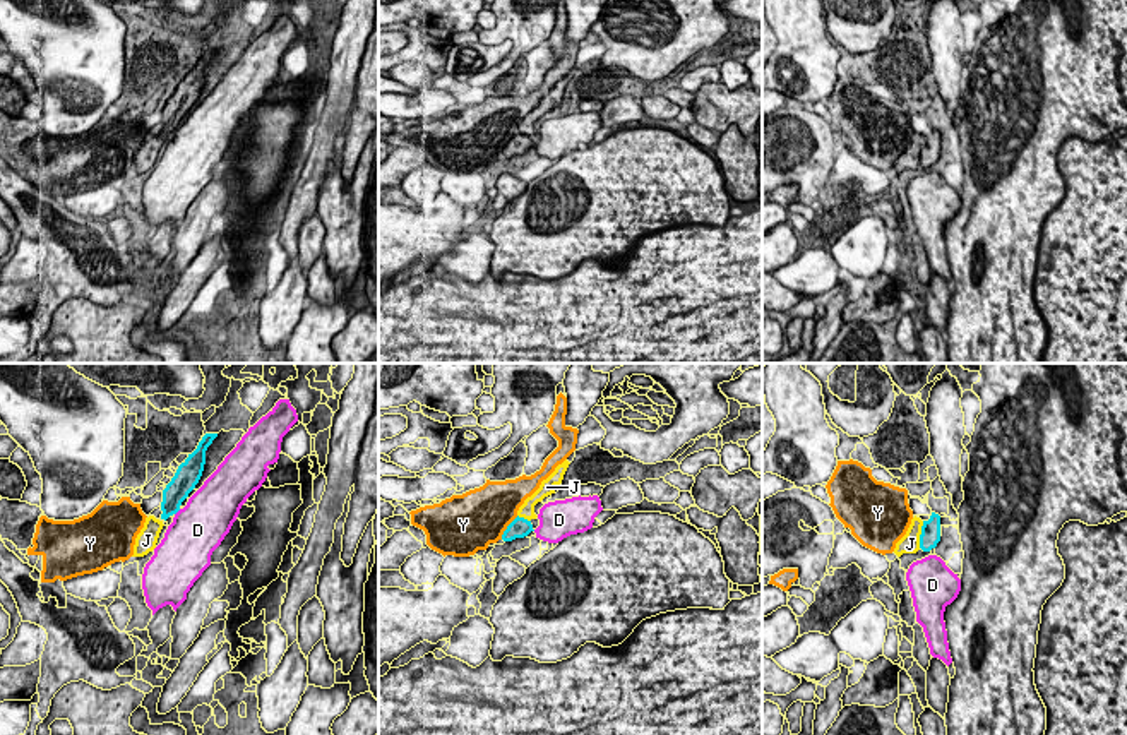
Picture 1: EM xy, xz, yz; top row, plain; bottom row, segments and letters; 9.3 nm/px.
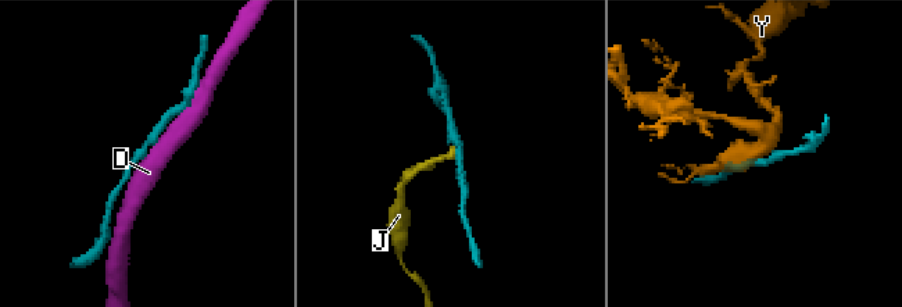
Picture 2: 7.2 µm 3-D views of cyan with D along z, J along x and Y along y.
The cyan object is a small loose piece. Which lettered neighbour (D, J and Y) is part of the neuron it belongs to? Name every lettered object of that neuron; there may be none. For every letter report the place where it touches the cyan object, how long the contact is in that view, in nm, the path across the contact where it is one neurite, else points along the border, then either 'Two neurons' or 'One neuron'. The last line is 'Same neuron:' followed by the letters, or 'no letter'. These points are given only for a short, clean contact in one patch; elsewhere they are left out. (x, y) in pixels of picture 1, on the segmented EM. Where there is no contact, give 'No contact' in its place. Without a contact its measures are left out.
D: Touches cyan at xy (177, 511). Shared border 80 nm. Two neurons
J: Touches cyan at yz (920, 535). Shared border 260 nm. Path across: yz (930, 531), (920, 535), (910, 543). One neuron
Y: Touches cyan at xz (507, 528). Shared border 280 nm. Two neurons
Same neuron: J

